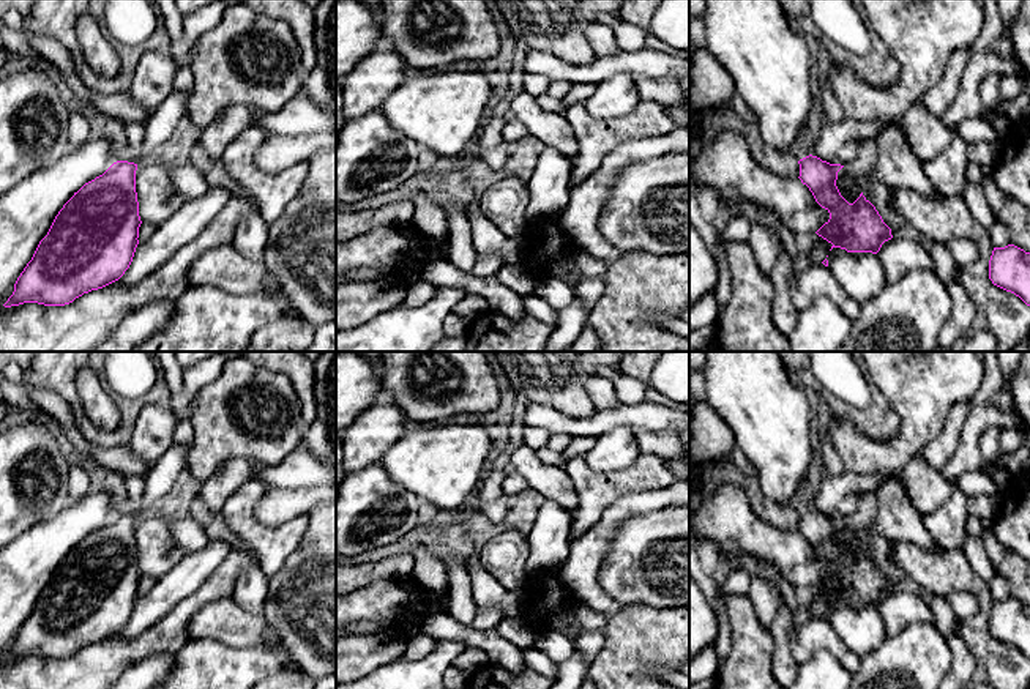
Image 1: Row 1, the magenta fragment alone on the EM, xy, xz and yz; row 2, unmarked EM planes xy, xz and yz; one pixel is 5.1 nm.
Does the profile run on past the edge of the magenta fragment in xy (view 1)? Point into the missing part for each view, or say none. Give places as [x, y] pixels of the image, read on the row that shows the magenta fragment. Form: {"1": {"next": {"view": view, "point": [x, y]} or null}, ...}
{"1": {"next": null}}

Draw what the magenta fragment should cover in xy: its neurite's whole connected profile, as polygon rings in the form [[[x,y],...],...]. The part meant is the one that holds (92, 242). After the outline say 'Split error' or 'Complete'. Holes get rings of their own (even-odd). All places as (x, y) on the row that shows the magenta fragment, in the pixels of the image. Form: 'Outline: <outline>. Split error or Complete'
Outline: [[[114,162],[103,175],[85,183],[63,205],[47,235],[14,284],[5,307],[24,303],[65,306],[91,290],[118,281],[129,268],[139,244],[139,202],[136,192],[137,164]]]. Complete

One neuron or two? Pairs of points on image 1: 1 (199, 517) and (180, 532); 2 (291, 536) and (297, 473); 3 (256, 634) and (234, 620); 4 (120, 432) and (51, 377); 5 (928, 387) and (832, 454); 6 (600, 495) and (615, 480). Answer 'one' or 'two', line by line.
1: two
2: two
3: one
4: one
5: two
6: one

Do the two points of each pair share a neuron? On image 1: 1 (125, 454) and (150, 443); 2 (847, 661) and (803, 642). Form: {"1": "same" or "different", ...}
{"1": "different", "2": "same"}

